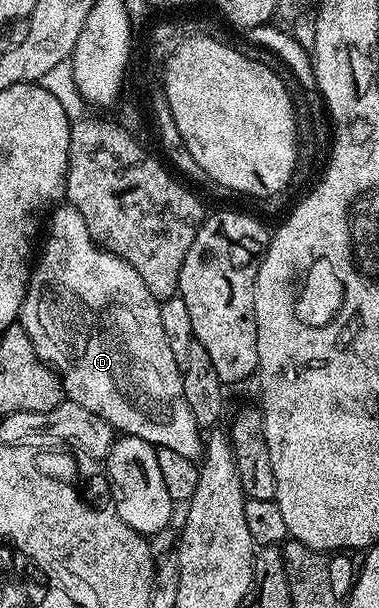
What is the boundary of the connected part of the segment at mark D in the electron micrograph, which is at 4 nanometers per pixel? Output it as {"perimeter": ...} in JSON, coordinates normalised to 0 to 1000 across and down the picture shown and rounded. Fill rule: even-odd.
{"perimeter":[[[174,332],[161,339],[145,340],[129,350],[127,368],[129,362],[132,377],[121,382],[121,396],[113,401],[108,396],[95,433],[79,449],[79,462],[63,484],[58,518],[53,521],[55,544],[74,549],[74,556],[90,571],[92,587],[108,597],[140,607],[150,623],[153,618],[164,623],[164,638],[174,643],[169,646],[172,656],[222,668],[222,674],[274,688],[303,707],[319,707],[335,717],[356,717],[393,730],[414,727],[430,737],[464,740],[464,747],[485,747],[485,753],[520,758],[538,743],[538,717],[525,706],[517,688],[509,686],[507,673],[496,668],[493,656],[485,655],[483,607],[470,604],[464,589],[454,589],[454,576],[443,569],[443,556],[433,556],[433,535],[422,531],[422,510],[427,508],[422,495],[396,482],[391,470],[380,470],[380,457],[369,457],[369,451],[359,451],[359,444],[348,444],[348,438],[338,438],[338,431],[327,431],[327,424],[296,418],[282,408],[266,408],[240,391],[232,385],[232,375],[222,372],[222,359],[211,359],[211,349],[190,340],[185,334]]]}

